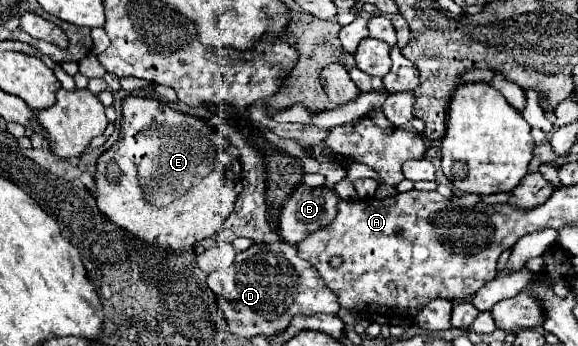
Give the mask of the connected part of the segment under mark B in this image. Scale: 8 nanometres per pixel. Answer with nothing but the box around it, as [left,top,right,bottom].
[279,184,339,244]

